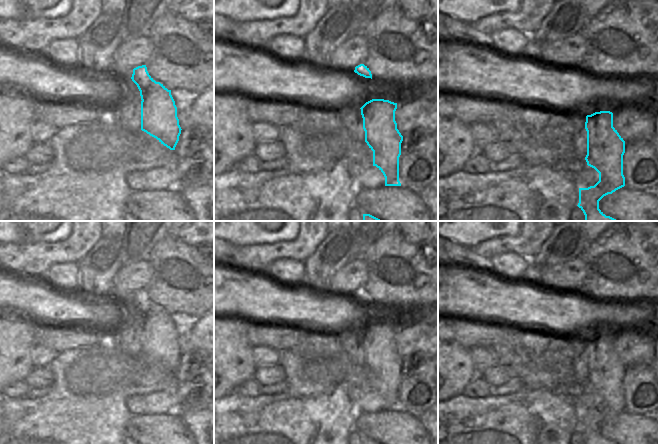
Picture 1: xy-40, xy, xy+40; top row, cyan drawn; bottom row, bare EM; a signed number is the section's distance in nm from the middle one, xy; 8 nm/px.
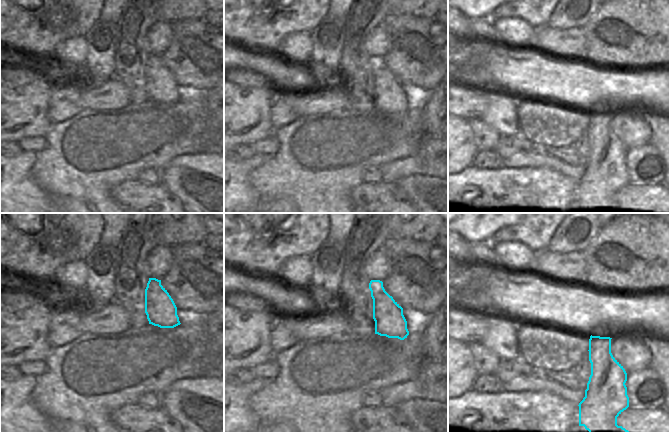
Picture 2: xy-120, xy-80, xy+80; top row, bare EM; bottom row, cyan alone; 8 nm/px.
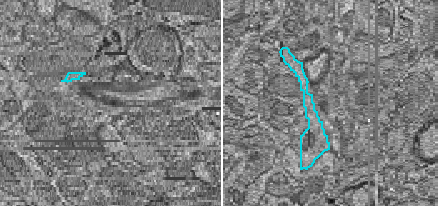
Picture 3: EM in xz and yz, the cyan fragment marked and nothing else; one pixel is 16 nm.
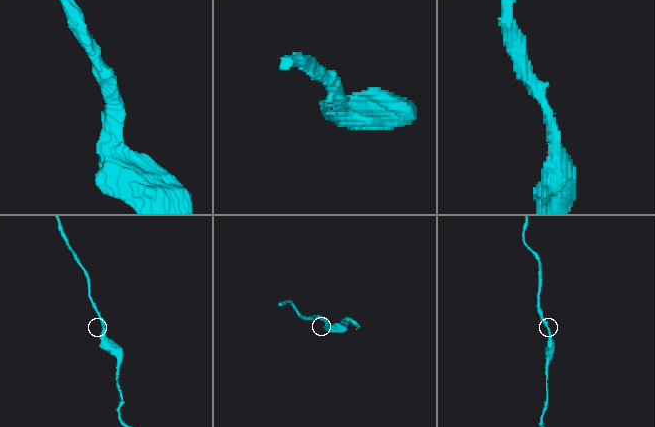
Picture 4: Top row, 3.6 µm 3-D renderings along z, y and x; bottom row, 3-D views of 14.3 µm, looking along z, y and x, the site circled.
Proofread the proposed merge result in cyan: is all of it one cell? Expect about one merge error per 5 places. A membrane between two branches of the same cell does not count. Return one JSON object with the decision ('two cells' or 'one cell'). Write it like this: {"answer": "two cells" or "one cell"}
{"answer": "one cell"}

